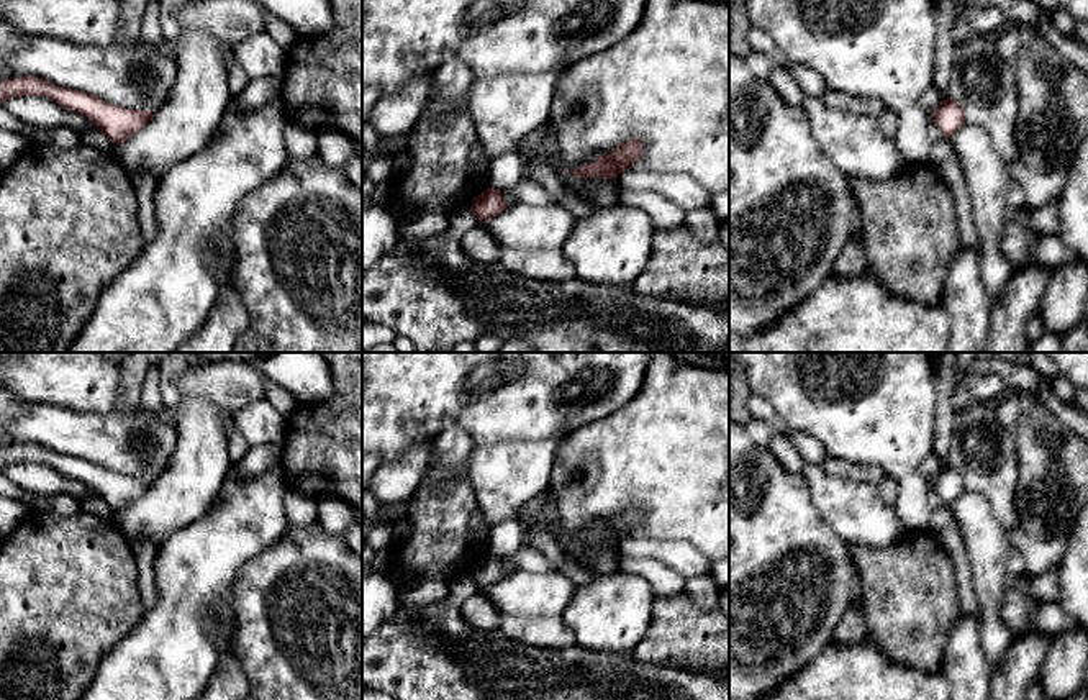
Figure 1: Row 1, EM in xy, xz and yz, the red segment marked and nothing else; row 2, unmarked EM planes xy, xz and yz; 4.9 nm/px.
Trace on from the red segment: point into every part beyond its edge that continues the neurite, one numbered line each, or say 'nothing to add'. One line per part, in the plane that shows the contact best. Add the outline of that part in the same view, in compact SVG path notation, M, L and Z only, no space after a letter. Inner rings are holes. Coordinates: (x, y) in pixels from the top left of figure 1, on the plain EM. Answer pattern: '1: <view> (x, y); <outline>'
nothing to add

